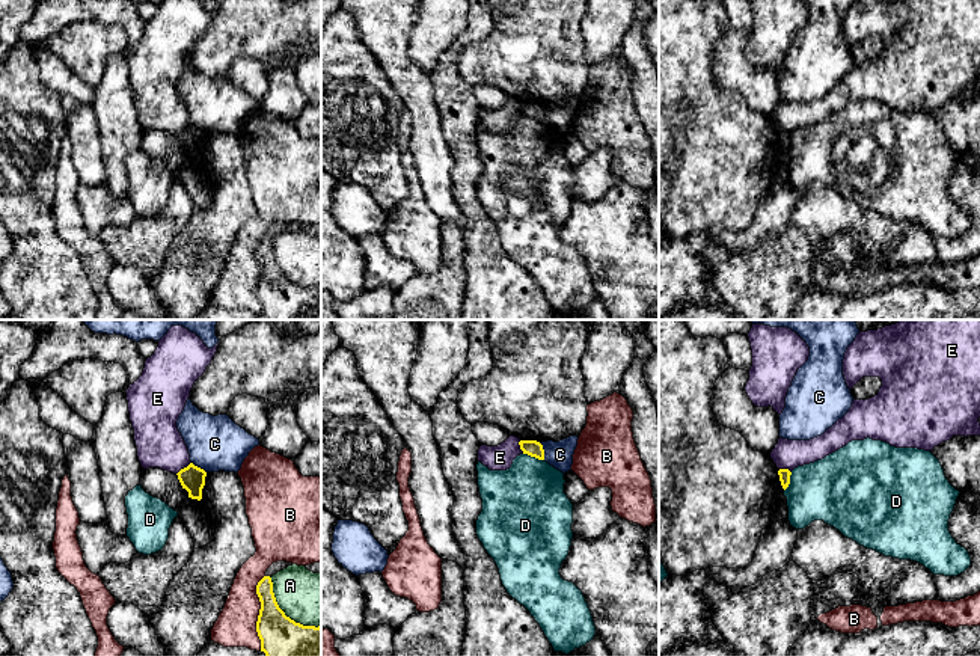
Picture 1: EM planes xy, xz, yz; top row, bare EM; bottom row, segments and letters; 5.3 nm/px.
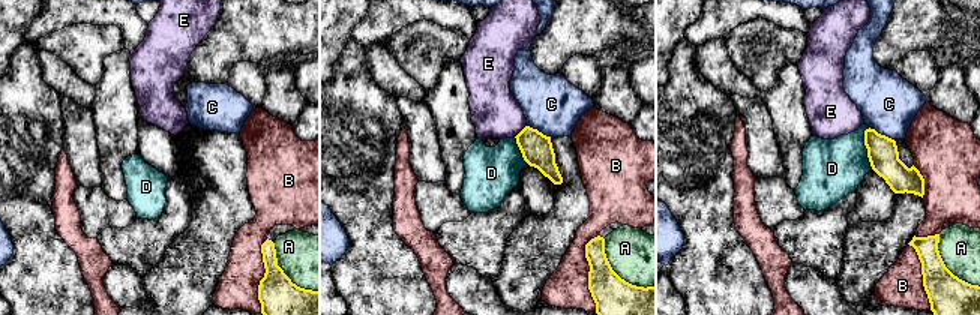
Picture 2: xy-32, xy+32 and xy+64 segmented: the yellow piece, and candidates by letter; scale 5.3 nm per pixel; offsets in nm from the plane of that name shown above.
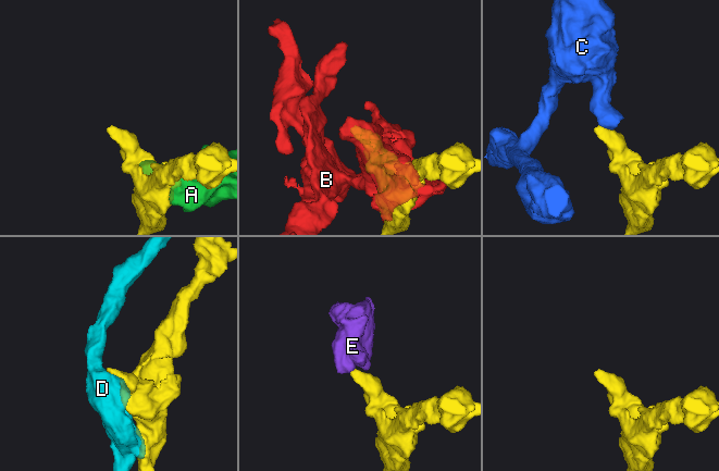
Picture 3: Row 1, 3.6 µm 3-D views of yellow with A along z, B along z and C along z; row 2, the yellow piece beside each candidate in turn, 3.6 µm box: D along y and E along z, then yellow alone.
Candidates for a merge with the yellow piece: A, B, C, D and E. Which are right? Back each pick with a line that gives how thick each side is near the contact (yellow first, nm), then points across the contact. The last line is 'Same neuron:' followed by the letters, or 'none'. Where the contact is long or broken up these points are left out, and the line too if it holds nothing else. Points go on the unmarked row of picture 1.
Same neuron: none

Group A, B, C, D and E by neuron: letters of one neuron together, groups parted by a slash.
A / B / C / D / E

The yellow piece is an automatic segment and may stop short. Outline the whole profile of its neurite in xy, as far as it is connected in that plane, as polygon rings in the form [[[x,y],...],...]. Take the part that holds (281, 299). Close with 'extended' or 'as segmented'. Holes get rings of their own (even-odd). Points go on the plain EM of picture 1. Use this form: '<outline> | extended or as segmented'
[[[270,238],[256,247],[261,271],[256,294],[267,320],[321,320],[321,288],[296,285],[279,270]]] | as segmented

